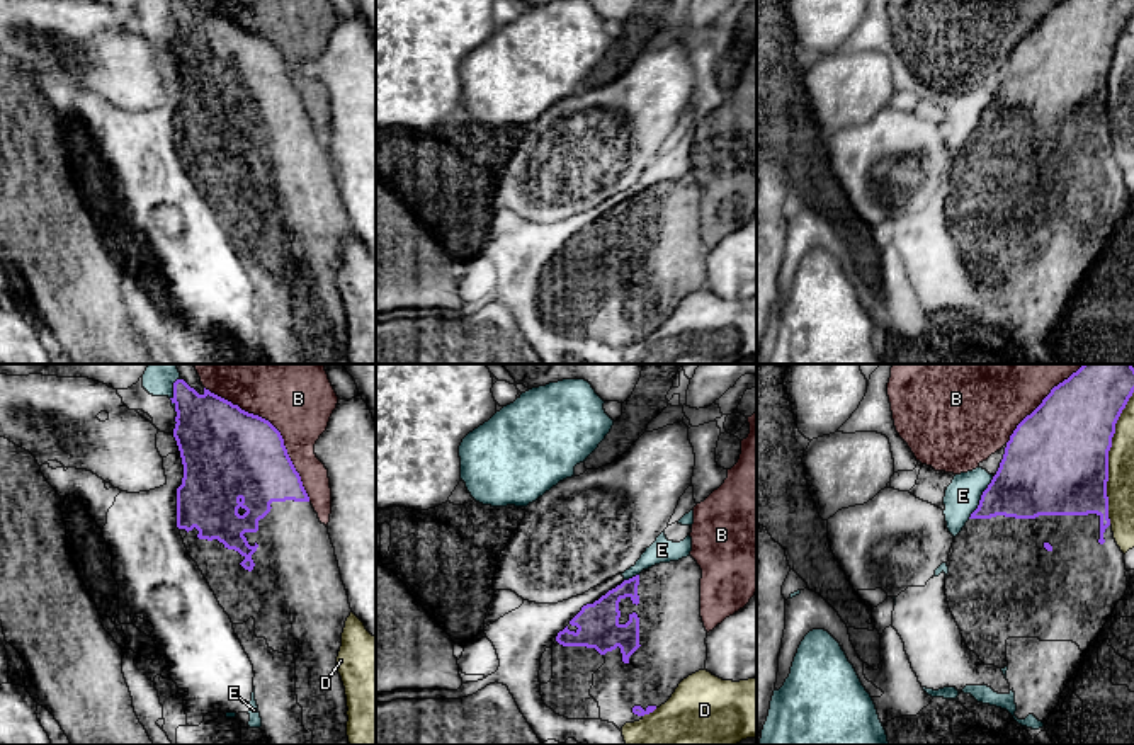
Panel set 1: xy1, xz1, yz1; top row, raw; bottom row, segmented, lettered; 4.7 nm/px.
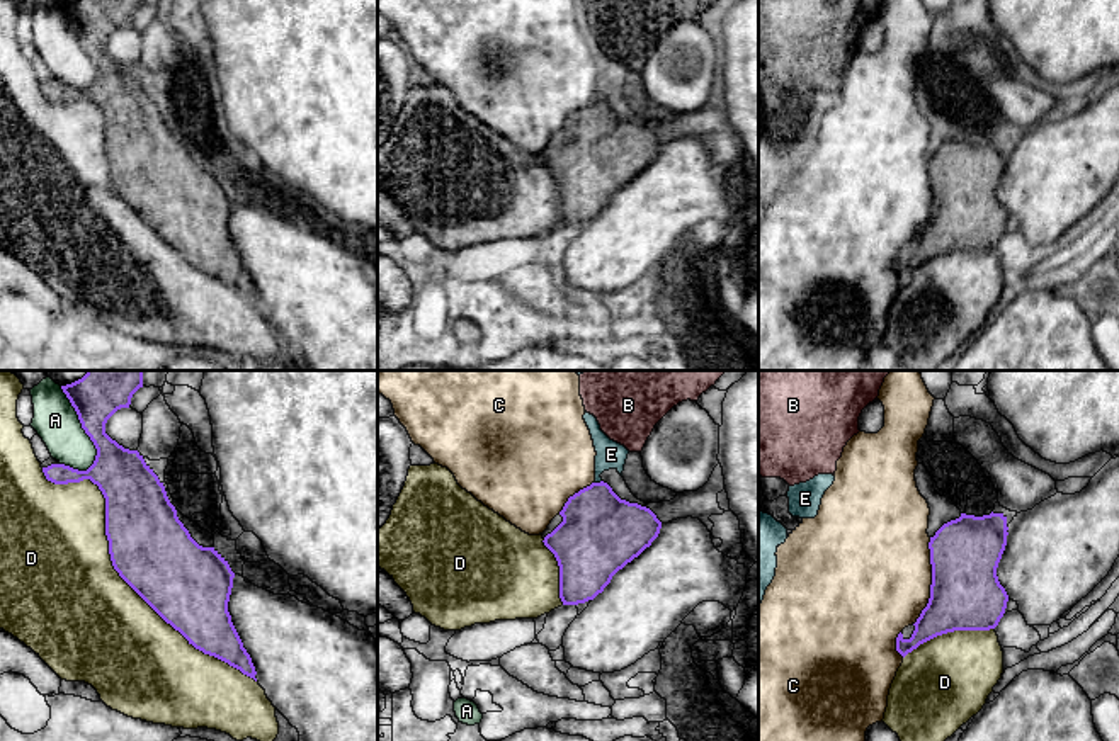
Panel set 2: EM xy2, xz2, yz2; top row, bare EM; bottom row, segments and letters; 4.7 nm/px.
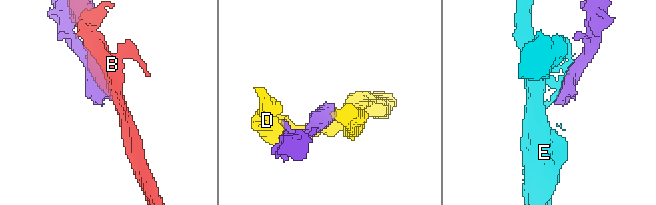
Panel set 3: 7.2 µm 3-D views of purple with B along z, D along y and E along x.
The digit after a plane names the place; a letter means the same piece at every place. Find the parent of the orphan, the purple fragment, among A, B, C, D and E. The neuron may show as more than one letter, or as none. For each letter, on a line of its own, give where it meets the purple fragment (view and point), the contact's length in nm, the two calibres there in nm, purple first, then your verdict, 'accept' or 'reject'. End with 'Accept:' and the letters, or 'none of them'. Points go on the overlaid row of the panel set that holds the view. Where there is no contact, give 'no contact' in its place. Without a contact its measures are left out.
A: contact xy2 (82, 427); length 420 nm; calibres 240 and 200 nm; reject
B: contact xy1 (276, 429); length 750 nm; calibres 420 and 420 nm; reject
C: contact yz2 (932, 582); length 420 nm; calibres 340 and 480 nm; reject
D: contact xy2 (114, 568); length 1450 nm; calibres 380 and 500 nm; reject
E: contact yz1 (981, 497); length 240 nm; calibres 320 and 170 nm; reject
Accept: none of them

